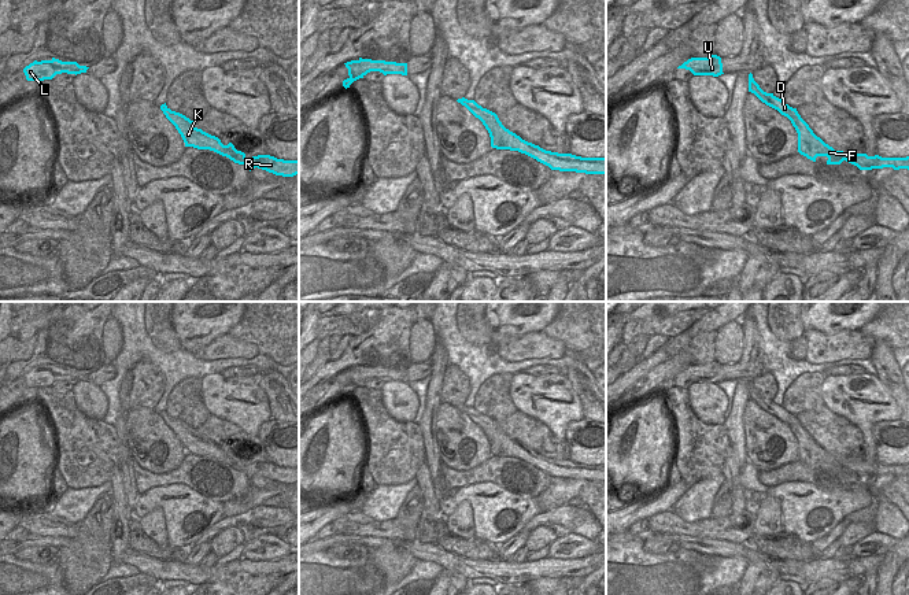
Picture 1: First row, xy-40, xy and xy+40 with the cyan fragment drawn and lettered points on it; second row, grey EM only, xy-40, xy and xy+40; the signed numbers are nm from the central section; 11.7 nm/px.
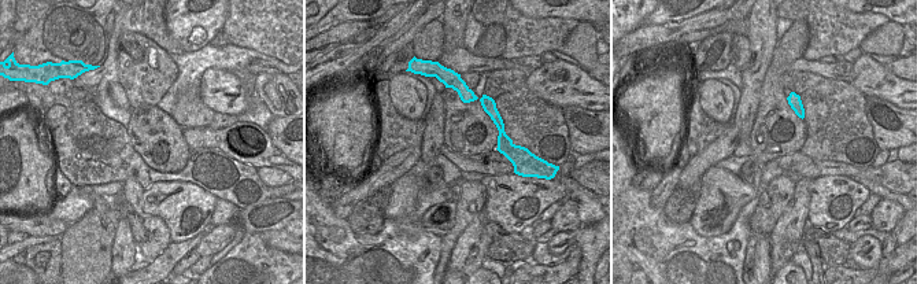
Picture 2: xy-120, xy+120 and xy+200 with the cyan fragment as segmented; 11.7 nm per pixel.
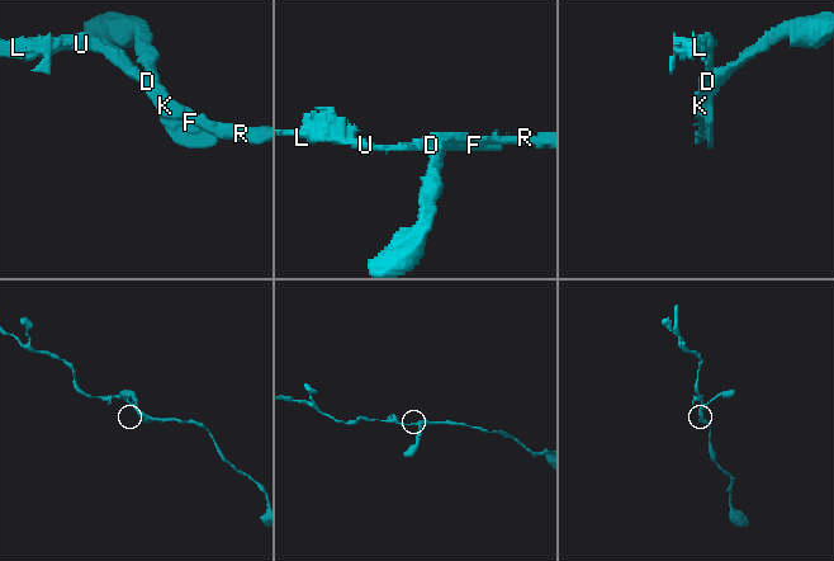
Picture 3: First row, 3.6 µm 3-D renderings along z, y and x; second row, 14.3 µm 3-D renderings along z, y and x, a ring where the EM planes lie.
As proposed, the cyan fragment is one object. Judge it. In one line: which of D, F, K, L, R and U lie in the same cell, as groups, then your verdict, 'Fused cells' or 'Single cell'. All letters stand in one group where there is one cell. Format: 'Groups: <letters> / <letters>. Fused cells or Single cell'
Groups: D F K L R U. Single cell.

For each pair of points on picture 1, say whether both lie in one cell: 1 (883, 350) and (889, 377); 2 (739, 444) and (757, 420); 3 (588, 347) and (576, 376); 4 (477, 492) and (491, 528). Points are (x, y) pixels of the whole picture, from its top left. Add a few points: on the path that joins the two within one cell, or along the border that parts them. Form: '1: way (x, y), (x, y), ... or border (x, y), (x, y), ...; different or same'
1: way (883, 357), (887, 370); same
2: border (745, 403), (743, 433), (745, 453), (749, 461); different
3: border (575, 359), (582, 362); different
4: way (481, 501), (491, 510), (491, 520); same

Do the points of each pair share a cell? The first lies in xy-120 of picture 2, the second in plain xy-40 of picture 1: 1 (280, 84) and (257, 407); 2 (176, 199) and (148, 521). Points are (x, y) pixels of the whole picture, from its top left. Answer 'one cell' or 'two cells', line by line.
1: two cells
2: two cells

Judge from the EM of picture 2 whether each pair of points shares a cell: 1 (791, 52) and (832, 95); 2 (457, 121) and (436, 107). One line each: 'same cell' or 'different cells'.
1: different cells
2: different cells

